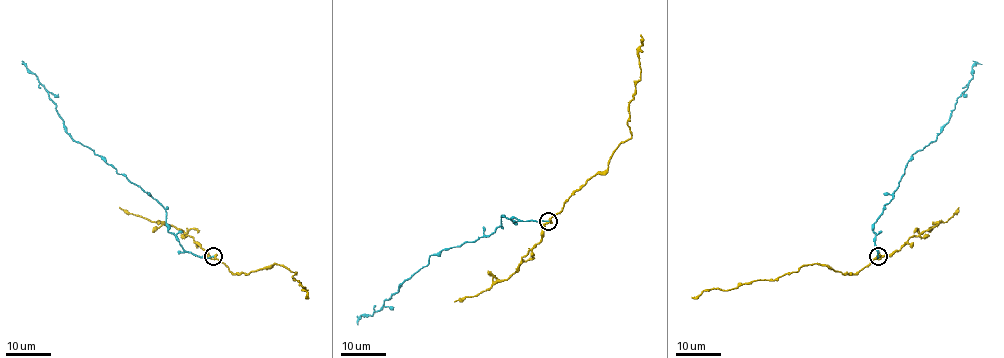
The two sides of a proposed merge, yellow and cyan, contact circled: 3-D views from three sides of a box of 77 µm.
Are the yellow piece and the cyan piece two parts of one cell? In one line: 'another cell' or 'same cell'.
another cell

